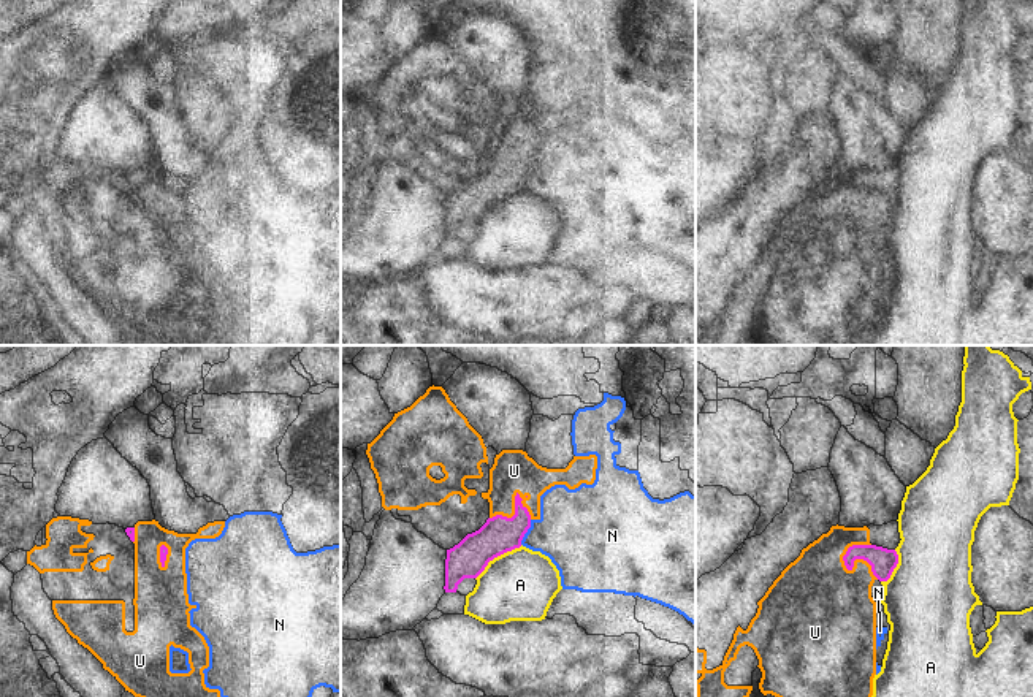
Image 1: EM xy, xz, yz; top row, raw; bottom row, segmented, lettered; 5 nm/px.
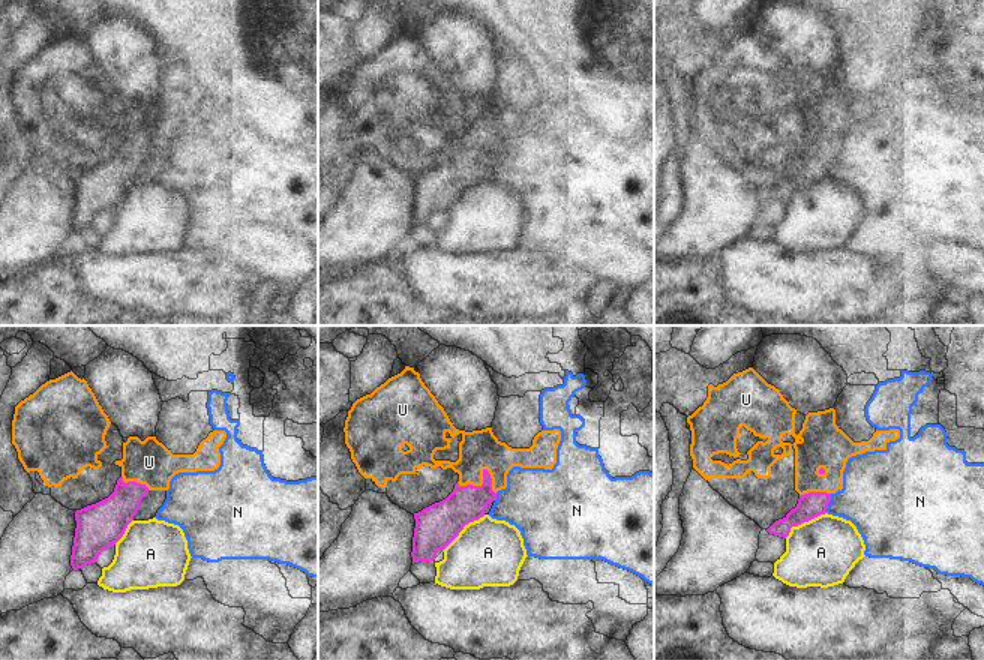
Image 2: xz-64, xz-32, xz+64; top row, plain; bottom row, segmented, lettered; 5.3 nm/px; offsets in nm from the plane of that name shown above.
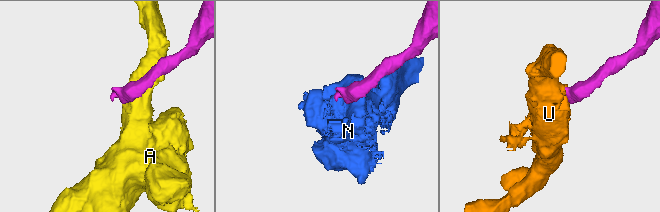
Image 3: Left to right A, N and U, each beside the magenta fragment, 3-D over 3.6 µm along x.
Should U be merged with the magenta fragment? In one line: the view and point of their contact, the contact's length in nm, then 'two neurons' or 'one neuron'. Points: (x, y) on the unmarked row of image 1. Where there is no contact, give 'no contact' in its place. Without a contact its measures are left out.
contact yz (853, 208); length 220 nm; two neurons

